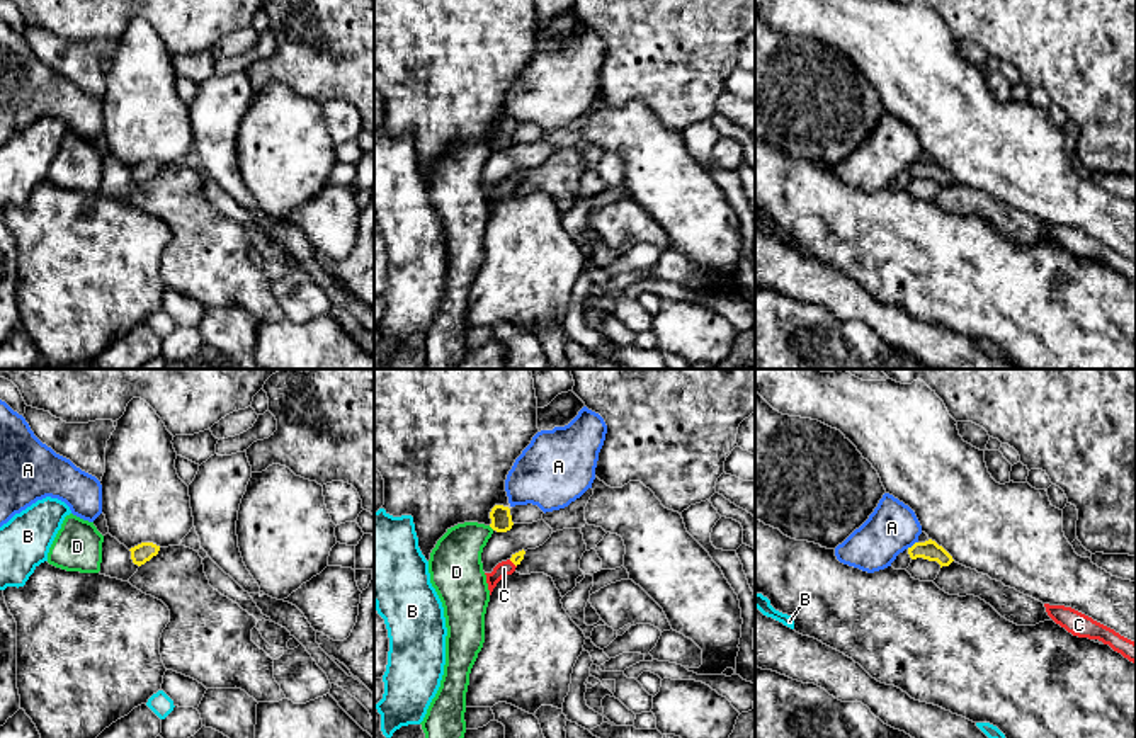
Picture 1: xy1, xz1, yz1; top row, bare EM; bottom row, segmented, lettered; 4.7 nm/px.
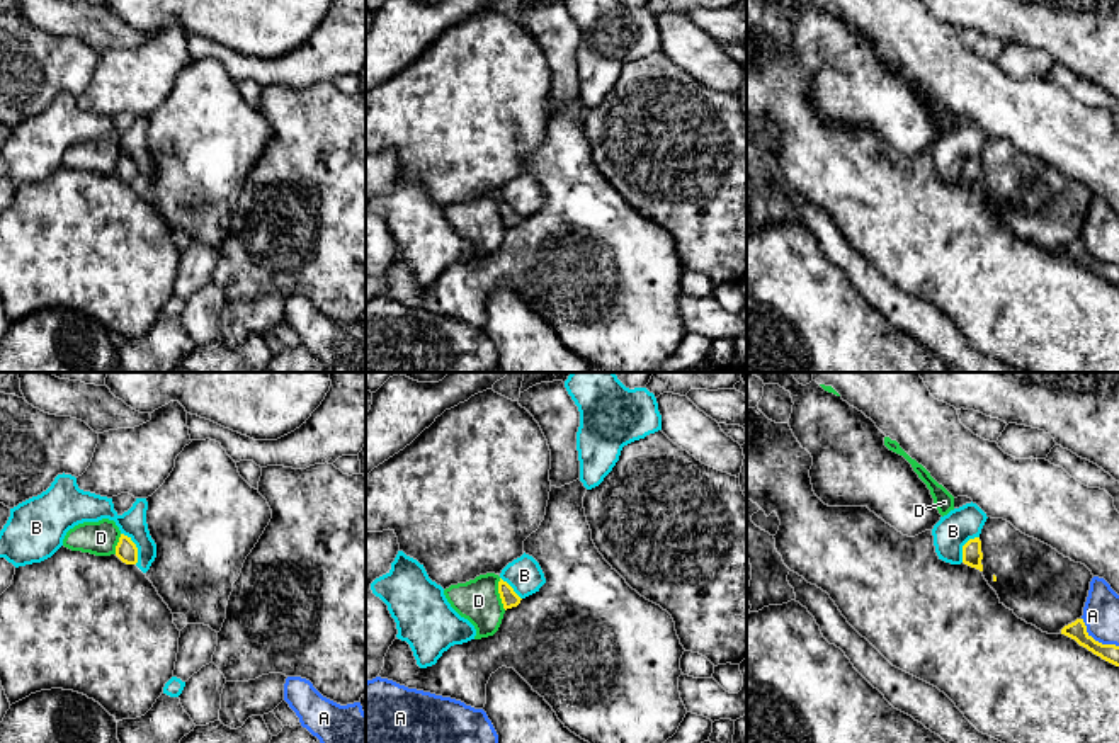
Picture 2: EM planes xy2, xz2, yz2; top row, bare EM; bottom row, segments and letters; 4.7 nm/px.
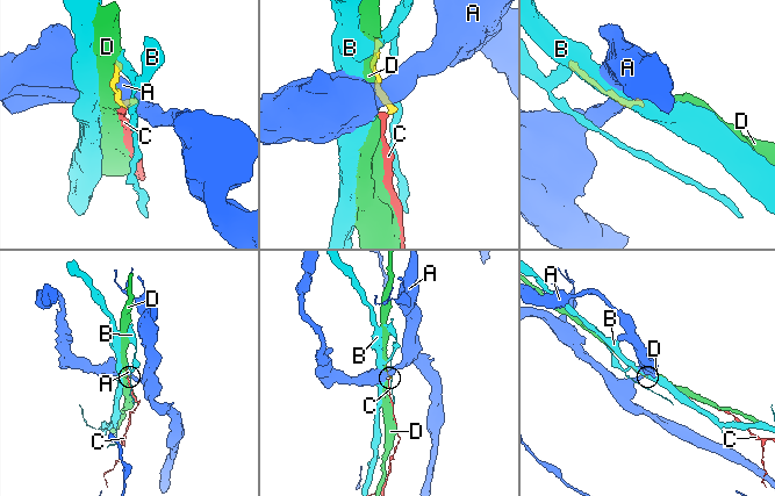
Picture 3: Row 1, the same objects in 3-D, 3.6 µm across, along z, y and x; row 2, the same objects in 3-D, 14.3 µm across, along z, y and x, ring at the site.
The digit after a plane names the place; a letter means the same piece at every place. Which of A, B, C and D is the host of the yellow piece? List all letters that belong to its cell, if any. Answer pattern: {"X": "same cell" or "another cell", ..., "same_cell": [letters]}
{"A": "another cell", "B": "another cell", "C": "same cell", "D": "another cell", "same_cell": ["C"]}

